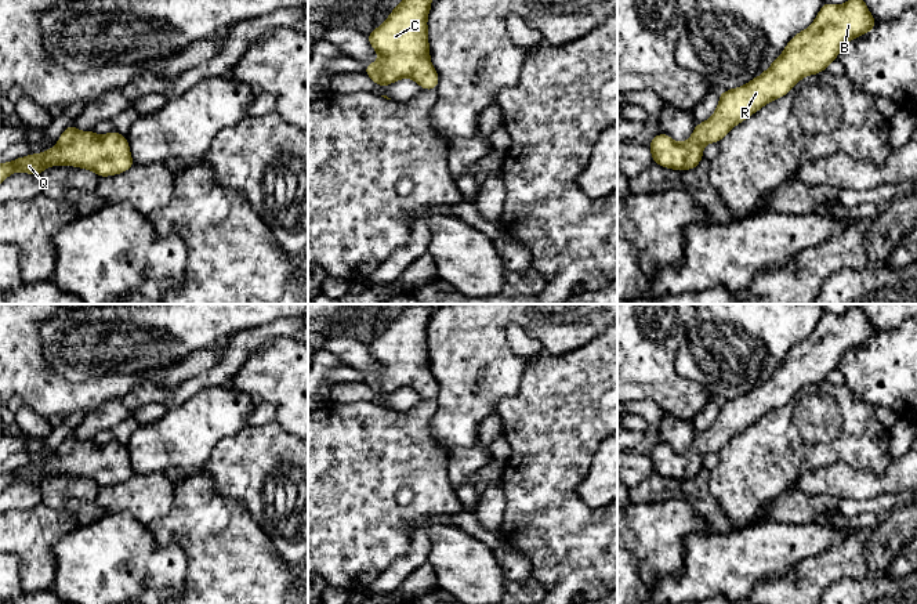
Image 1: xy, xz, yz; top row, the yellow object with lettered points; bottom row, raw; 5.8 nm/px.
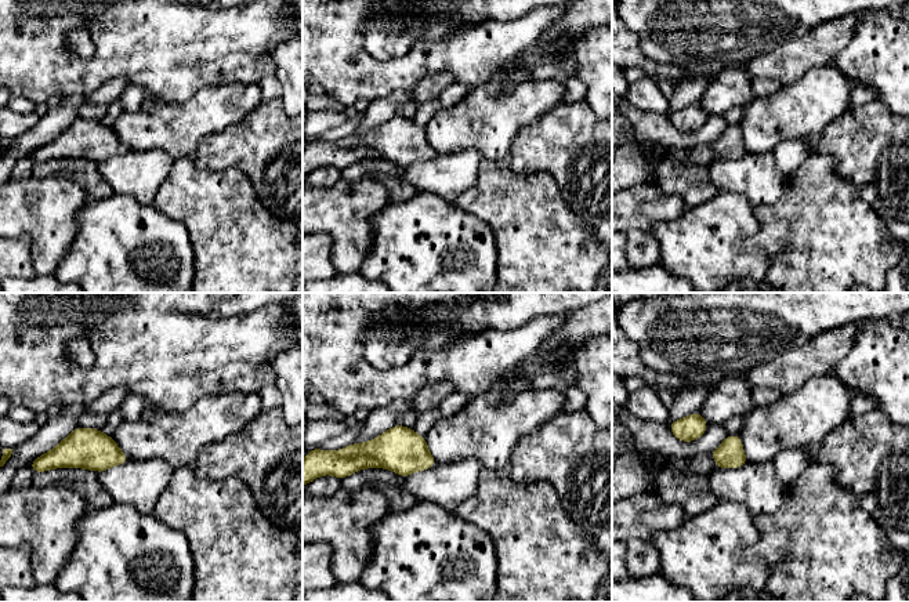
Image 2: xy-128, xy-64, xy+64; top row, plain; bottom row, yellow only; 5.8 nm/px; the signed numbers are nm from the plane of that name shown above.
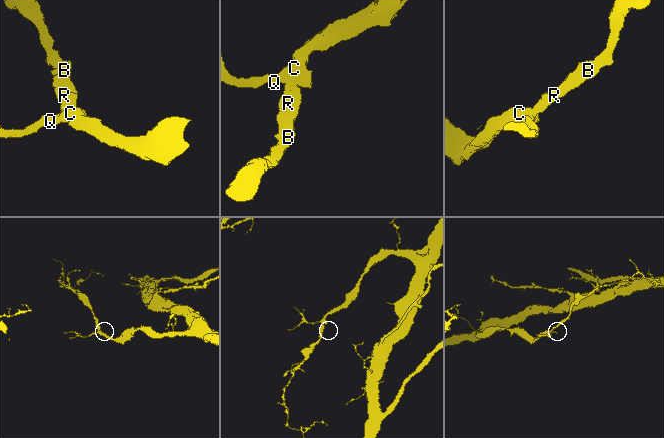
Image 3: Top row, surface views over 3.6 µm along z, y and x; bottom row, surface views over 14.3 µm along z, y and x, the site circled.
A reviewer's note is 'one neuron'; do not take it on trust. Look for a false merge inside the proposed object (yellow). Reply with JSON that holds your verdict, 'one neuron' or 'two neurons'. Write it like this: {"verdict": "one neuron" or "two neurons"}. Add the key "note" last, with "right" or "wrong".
{"verdict": "one neuron", "note": "right"}

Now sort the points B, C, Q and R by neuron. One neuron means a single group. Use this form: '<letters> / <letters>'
B C Q R

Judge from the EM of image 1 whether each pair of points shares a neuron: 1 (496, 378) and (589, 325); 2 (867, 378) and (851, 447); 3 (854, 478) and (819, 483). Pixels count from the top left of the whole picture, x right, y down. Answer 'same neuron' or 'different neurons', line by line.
1: same neuron
2: different neurons
3: same neuron

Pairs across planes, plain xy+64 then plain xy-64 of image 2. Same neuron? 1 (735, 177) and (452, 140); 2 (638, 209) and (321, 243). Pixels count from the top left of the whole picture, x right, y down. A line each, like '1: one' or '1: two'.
1: two
2: two

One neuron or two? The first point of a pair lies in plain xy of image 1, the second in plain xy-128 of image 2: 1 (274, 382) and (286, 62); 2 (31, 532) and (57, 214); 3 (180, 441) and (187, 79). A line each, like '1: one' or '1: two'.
1: one
2: one
3: two

